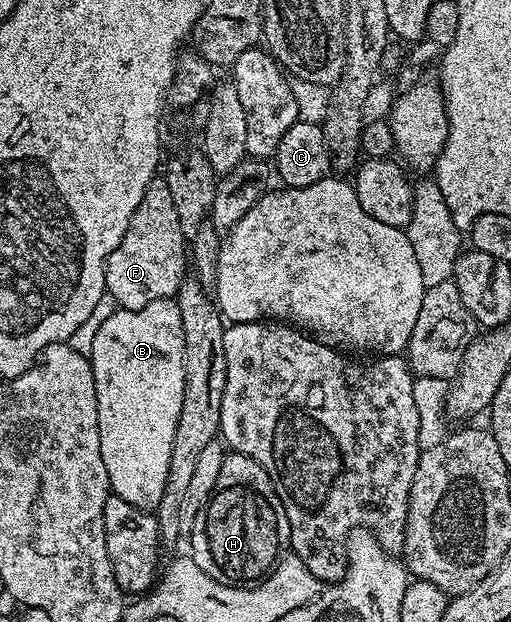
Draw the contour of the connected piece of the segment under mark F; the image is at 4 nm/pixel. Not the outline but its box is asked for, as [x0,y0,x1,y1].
[105,176,189,310]

